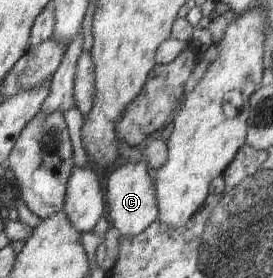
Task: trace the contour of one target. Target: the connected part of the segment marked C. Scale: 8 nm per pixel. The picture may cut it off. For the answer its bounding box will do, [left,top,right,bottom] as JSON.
[104,160,158,238]

